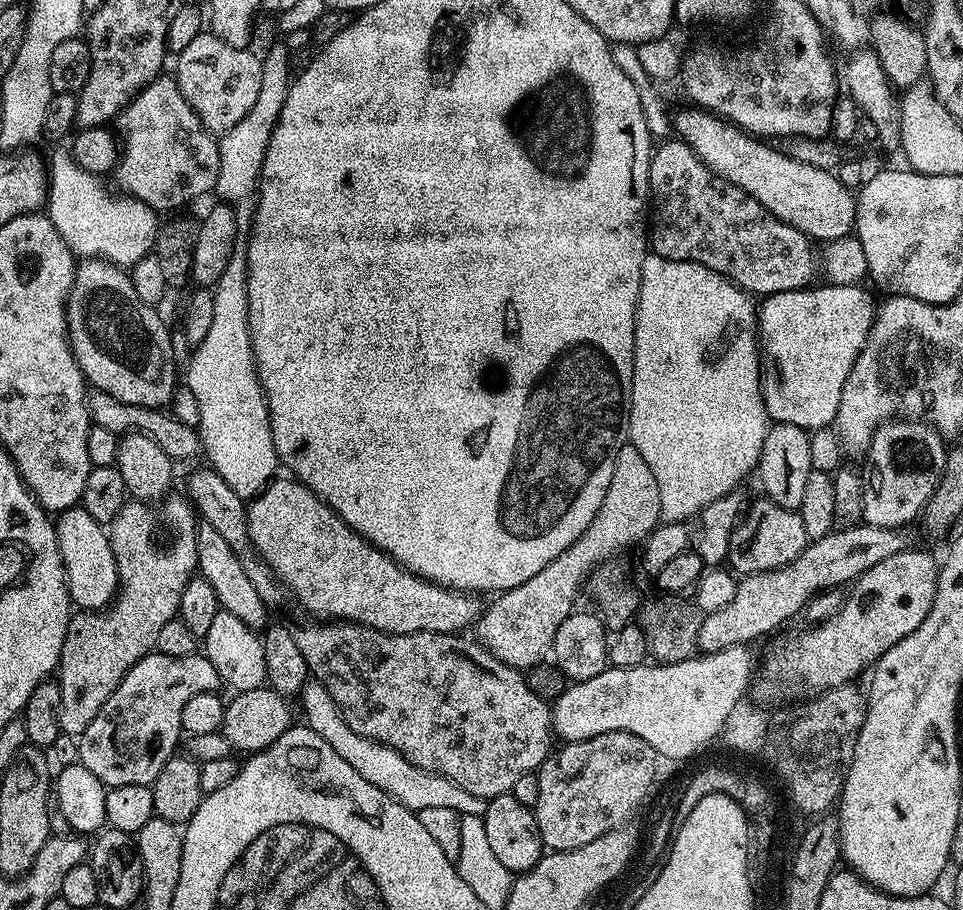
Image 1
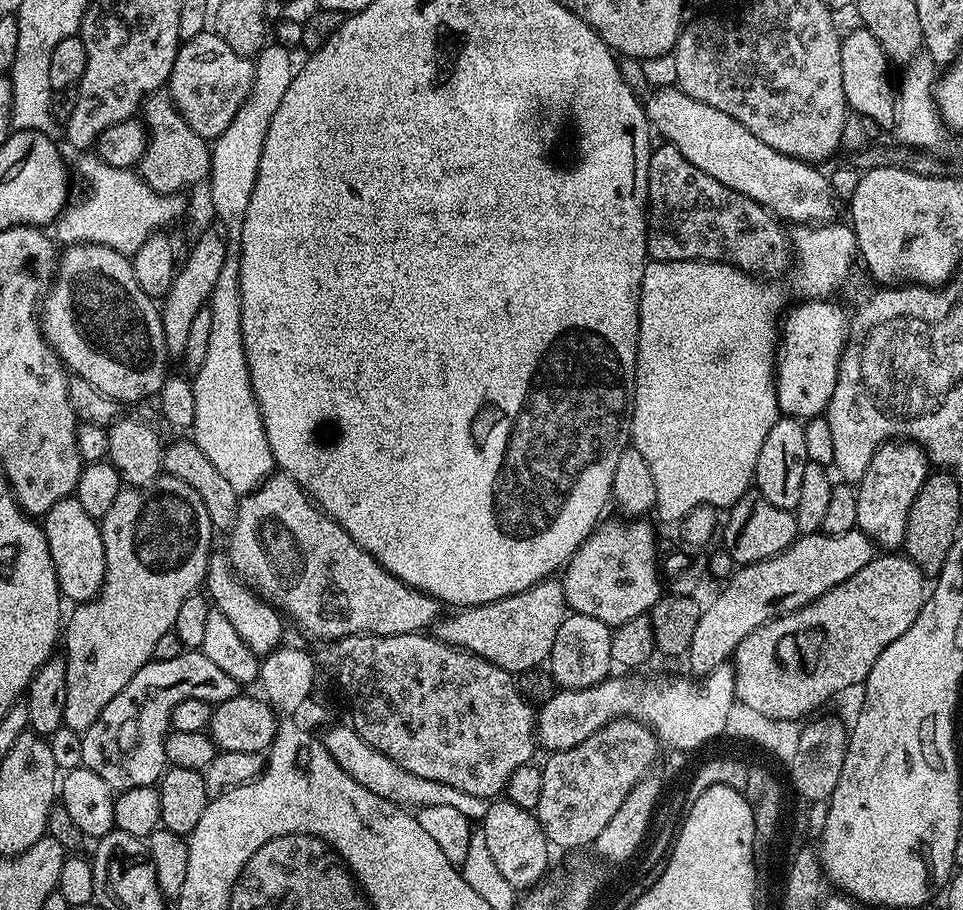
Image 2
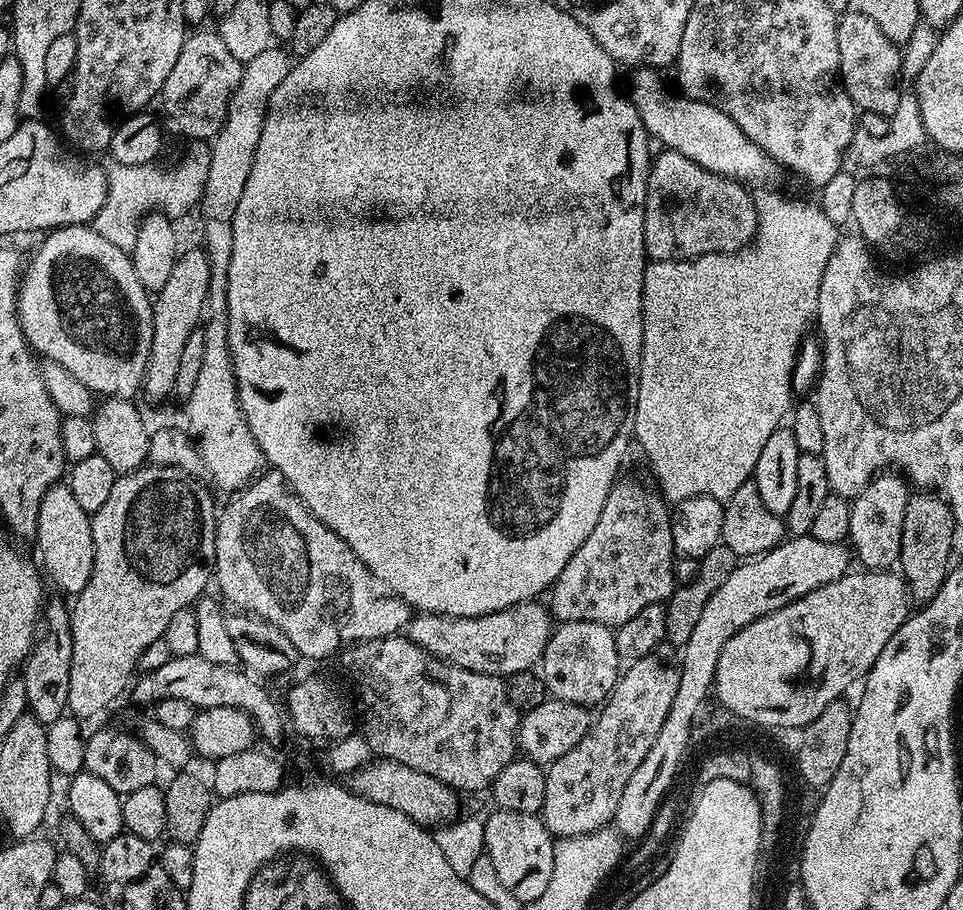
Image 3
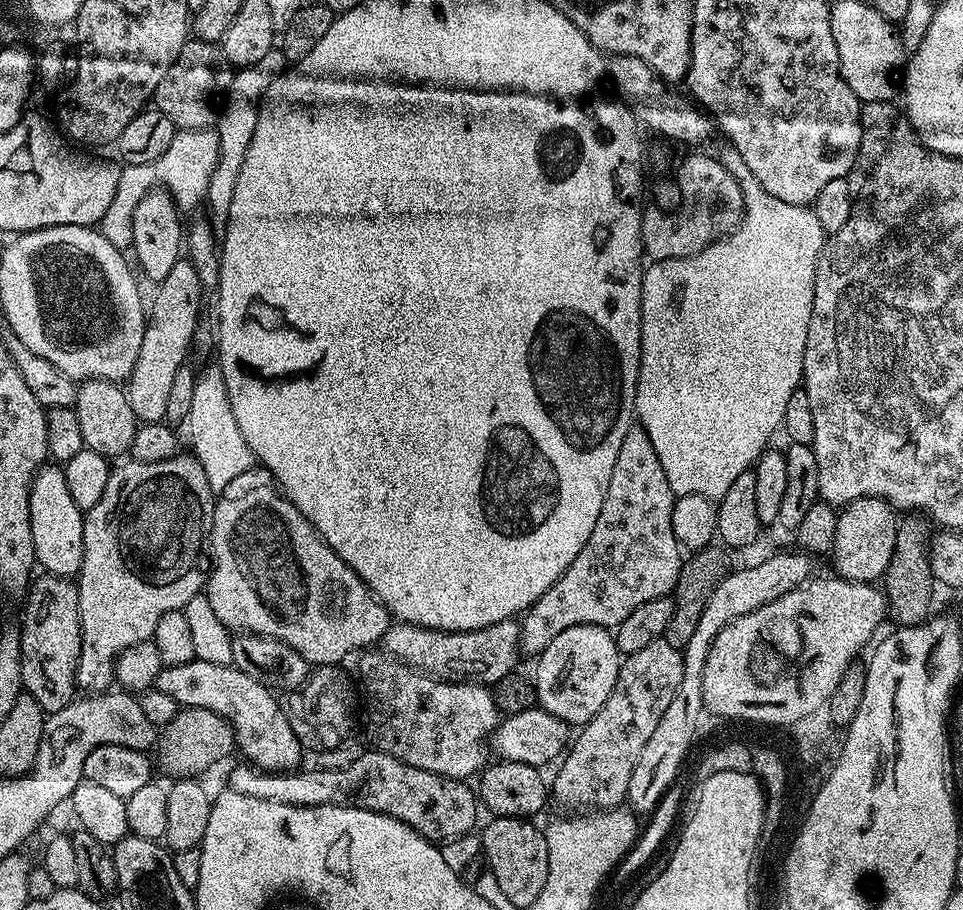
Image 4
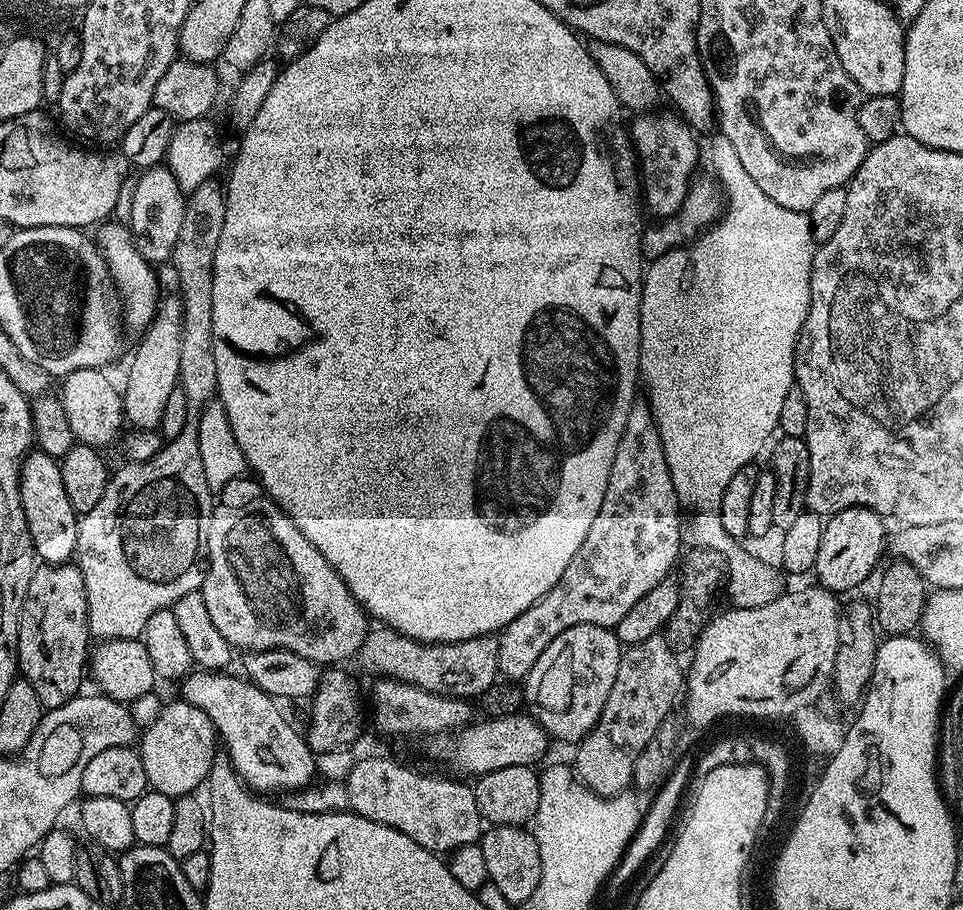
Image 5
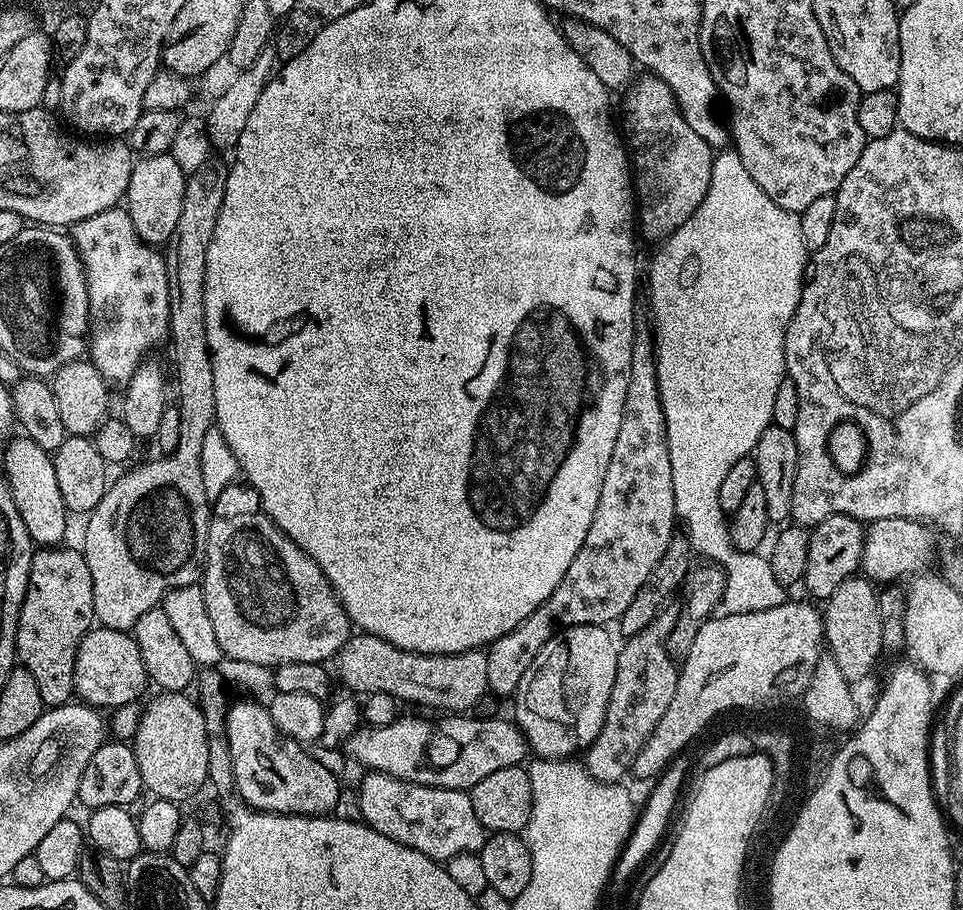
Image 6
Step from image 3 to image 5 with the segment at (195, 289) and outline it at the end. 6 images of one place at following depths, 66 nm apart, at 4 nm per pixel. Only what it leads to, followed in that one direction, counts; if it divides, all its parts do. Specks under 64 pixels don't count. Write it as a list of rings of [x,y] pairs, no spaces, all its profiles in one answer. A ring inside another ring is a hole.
[[[165,295],[161,299],[154,318],[137,340],[140,341],[132,352],[128,377],[122,383],[124,414],[133,429],[159,429],[162,410],[170,394],[178,388],[178,357],[182,351],[182,302],[179,295]]]

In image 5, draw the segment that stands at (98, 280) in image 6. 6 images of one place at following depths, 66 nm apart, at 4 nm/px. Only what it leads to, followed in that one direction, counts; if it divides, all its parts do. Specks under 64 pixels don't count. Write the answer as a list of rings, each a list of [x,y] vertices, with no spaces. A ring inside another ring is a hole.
[[[104,222],[99,225],[98,231],[100,233],[95,233],[94,239],[100,249],[100,253],[104,255],[104,260],[108,264],[108,275],[110,277],[111,283],[114,285],[116,283],[116,288],[118,291],[120,291],[120,300],[122,303],[124,303],[124,308],[122,307],[122,324],[125,329],[133,328],[134,331],[136,331],[136,334],[143,333],[144,329],[148,327],[148,324],[150,321],[154,318],[154,314],[156,313],[156,307],[161,302],[162,299],[162,291],[160,292],[160,280],[158,277],[156,277],[157,269],[154,267],[154,265],[149,262],[146,258],[142,258],[142,254],[138,254],[138,250],[134,246],[134,242],[132,241],[132,234],[131,231],[123,223],[120,224],[112,224],[113,222]]]

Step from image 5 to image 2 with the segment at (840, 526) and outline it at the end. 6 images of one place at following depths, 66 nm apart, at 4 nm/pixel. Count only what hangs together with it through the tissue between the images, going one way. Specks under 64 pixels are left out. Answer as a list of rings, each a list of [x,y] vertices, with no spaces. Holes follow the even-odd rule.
[[[886,442],[877,450],[866,474],[858,482],[856,493],[856,528],[873,545],[881,544],[884,550],[896,550],[903,545],[910,506],[914,506],[914,498],[926,479],[924,464],[926,465],[926,454],[919,444]]]

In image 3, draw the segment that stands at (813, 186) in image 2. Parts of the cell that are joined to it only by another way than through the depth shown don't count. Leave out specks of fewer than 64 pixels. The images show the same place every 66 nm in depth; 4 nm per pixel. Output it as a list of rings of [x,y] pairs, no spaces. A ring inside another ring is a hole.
[[[637,67],[632,76],[632,92],[630,99],[638,110],[638,118],[642,118],[642,126],[649,137],[656,140],[667,151],[686,154],[690,162],[698,162],[706,170],[719,176],[729,176],[731,180],[747,181],[751,172],[760,168],[762,153],[736,123],[722,110],[710,106],[701,100],[691,100],[688,96],[671,92],[664,85],[664,80],[655,68]]]

